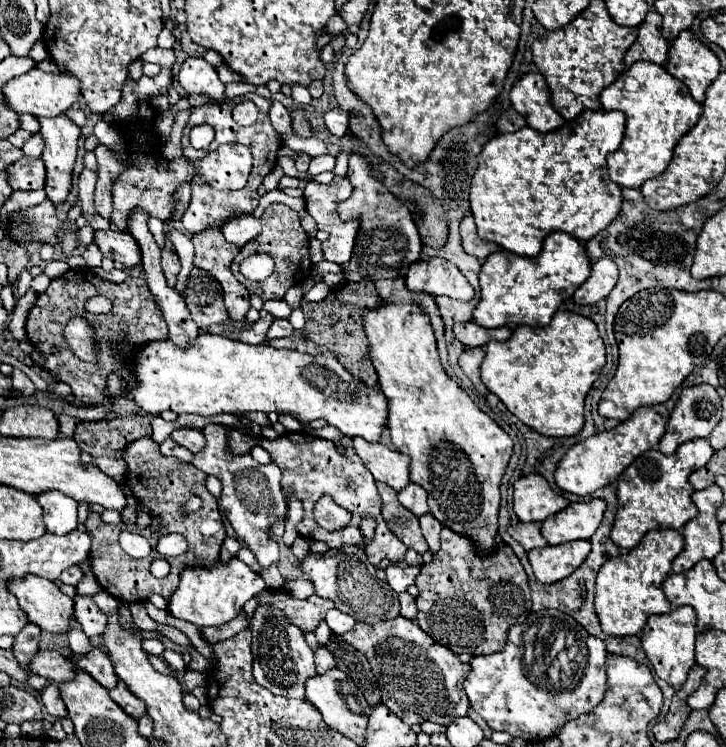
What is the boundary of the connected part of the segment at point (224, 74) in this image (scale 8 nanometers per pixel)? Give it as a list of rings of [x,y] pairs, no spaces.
[[[225,64],[215,66],[215,70],[217,70],[217,74],[219,74],[219,78],[221,78],[223,84],[229,84],[229,82],[243,82],[243,80],[239,80],[239,74],[231,72],[231,68],[227,68]]]

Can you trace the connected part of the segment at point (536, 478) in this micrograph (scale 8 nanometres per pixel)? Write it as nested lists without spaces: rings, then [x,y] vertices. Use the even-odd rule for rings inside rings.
[[[539,474],[521,476],[513,488],[513,508],[521,522],[541,522],[569,504]]]

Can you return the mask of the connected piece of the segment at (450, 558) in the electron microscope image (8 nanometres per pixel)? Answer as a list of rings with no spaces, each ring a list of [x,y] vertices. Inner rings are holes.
[[[443,528],[441,550],[429,564],[421,566],[415,586],[419,588],[419,628],[455,654],[469,652],[479,656],[501,652],[509,628],[521,624],[531,612],[527,574],[513,550],[501,544],[491,556],[479,556],[471,540],[449,528]]]

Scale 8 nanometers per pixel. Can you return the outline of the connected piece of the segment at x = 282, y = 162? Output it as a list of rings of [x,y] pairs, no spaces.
[[[295,154],[295,156],[291,156],[291,158],[287,158],[287,156],[281,156],[279,158],[279,166],[283,168],[283,172],[287,174],[287,176],[291,176],[291,178],[299,178],[300,180],[312,180],[313,177],[309,175],[307,172],[300,173],[297,170],[293,170],[293,164],[295,164],[295,160],[299,158],[299,154]]]

